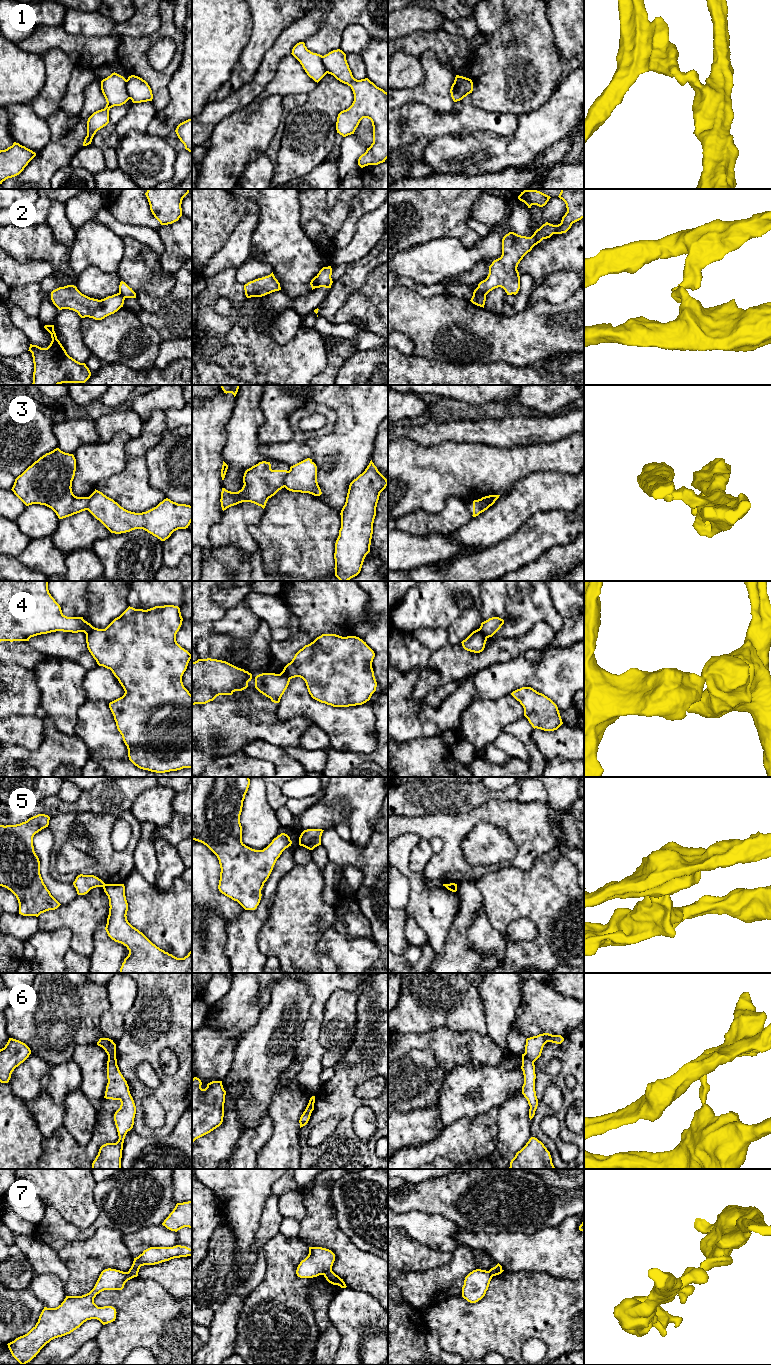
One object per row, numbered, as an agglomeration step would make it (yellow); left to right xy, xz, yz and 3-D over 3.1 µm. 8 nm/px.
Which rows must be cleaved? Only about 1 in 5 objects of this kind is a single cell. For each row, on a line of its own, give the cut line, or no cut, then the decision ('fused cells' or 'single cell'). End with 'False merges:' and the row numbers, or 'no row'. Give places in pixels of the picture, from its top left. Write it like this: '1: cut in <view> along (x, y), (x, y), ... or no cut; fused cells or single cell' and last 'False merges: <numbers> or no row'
1: cut in xy along (126, 80), (126, 91), (129, 98); fused cells
2: cut in yz along (485, 294), (477, 294), (472, 297); fused cells
3: cut in xz along (288, 471), (284, 480), (284, 486); fused cells
4: cut in yz along (478, 629), (487, 637); fused cells
5: cut in xy along (105, 884), (103, 887); fused cells
6: cut in yz along (524, 1053), (533, 1062); fused cells
7: cut in xz along (331, 1269), (323, 1274); fused cells
False merges: 1, 2, 3, 4, 5, 6, 7

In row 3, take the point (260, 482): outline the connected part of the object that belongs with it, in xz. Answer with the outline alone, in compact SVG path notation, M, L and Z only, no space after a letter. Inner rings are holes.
M259 462L245 471L241 490L231 492L222 488L222 510L242 502L251 502L264 509L268 499L285 487L287 474L287 470L272 470L270 462Z

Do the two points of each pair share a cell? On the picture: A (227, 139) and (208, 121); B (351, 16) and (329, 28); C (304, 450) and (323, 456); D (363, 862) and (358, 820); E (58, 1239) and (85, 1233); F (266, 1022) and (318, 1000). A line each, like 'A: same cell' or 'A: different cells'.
A: different cells
B: same cell
C: different cells
D: different cells
E: same cell
F: different cells

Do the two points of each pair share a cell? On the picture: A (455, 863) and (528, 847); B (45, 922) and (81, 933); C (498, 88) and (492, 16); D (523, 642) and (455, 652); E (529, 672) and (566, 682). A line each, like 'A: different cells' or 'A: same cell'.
A: same cell
B: same cell
C: different cells
D: same cell
E: same cell

